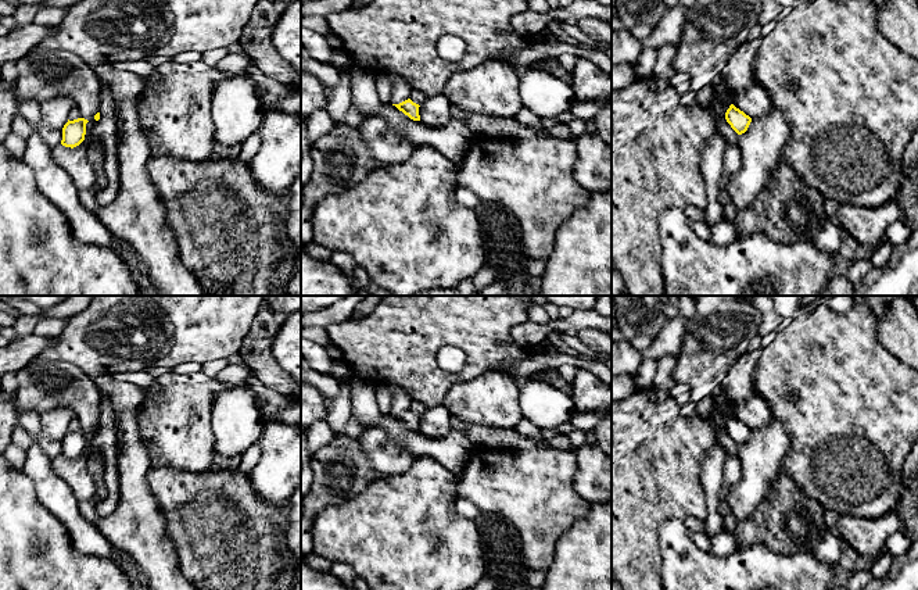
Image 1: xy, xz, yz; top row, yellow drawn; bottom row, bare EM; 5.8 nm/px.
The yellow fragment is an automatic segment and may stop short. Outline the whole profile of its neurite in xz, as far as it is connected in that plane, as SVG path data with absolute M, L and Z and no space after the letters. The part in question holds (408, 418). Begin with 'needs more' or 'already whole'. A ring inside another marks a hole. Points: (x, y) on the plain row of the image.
already whole; M410 410L399 414L399 415L392 415L395 416L399 422L402 422L405 426L408 426L413 432L420 432L419 426L419 415L413 414Z

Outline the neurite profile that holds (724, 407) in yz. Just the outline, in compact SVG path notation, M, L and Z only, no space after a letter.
M722 387L721 394L717 398L717 407L713 410L713 412L710 415L717 439L720 437L720 435L722 432L727 416L731 414L732 414L732 404L727 394L727 390Z

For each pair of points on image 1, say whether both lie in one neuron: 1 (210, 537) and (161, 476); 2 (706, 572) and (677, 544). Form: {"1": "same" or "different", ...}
{"1": "same", "2": "same"}

